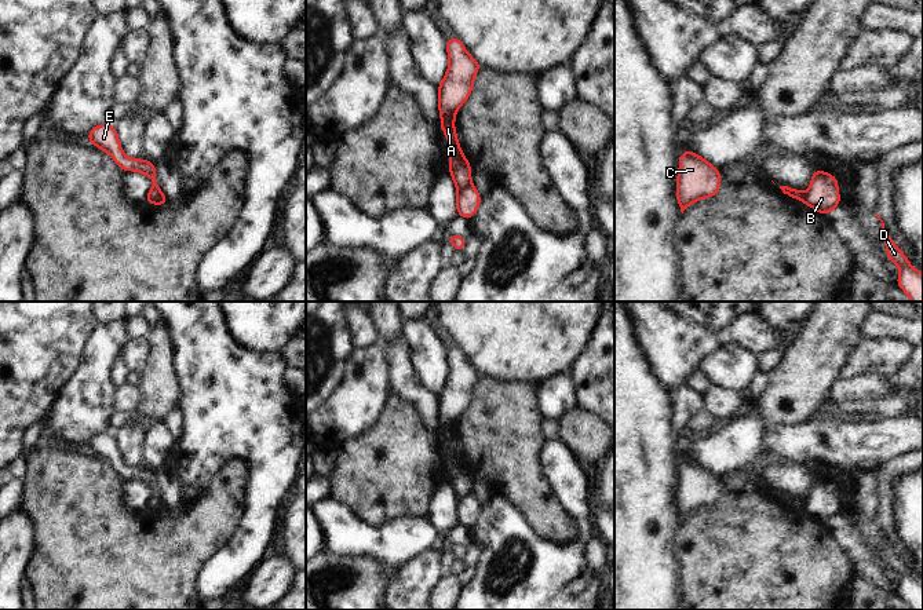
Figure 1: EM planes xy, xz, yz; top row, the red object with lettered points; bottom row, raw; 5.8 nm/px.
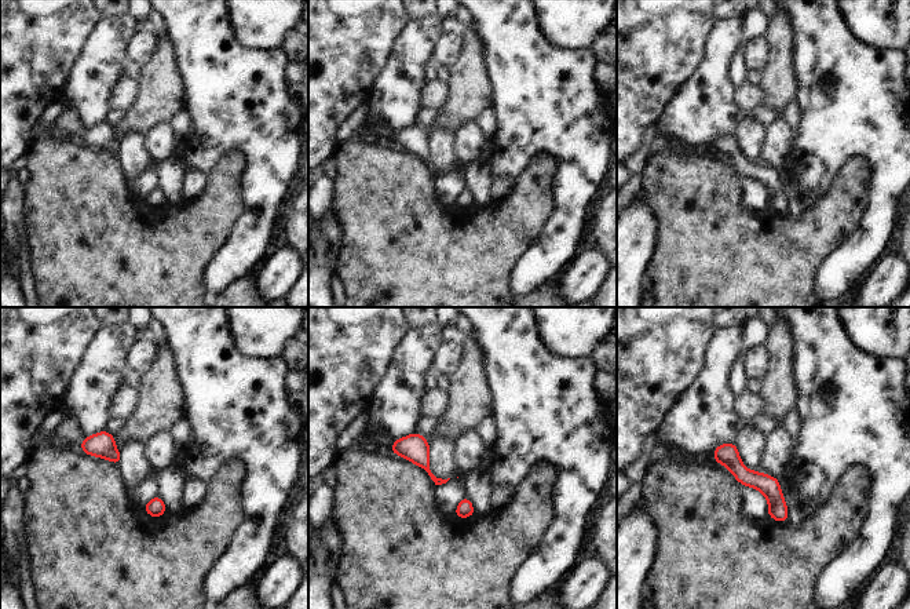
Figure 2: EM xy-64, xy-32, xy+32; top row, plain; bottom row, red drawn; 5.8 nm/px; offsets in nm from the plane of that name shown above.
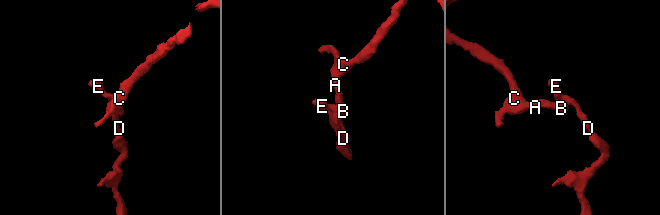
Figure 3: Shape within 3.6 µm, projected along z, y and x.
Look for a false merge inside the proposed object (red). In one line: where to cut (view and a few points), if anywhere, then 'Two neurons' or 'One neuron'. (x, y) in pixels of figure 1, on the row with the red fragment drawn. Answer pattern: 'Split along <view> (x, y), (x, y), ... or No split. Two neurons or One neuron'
Split along xz (470, 183), (458, 190). Two neurons.

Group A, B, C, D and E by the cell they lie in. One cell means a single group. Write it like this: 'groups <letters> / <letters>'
groups A C / B D E

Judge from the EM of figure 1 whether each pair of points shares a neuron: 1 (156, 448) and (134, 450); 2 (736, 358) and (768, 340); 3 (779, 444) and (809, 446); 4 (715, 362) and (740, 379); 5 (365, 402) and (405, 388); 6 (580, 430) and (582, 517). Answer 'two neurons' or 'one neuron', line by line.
1: two neurons
2: two neurons
3: one neuron
4: one neuron
5: two neurons
6: two neurons

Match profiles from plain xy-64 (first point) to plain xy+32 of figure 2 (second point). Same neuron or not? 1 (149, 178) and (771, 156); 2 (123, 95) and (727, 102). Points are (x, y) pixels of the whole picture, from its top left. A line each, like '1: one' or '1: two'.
1: two
2: two

